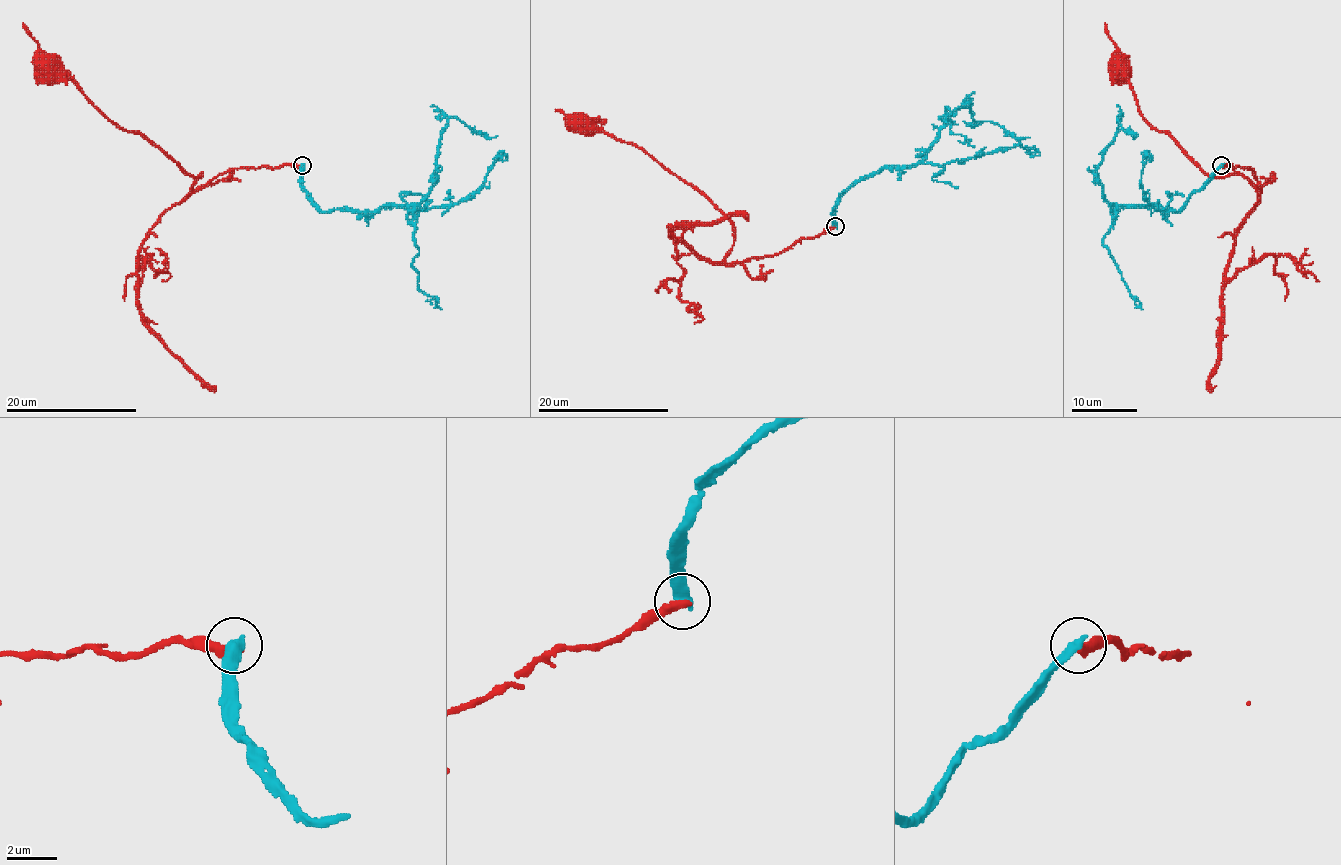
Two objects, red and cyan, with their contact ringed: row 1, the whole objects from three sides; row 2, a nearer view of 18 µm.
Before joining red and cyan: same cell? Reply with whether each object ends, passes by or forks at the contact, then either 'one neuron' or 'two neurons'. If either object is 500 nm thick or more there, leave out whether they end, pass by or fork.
red ends | cyan ends | two neurons

